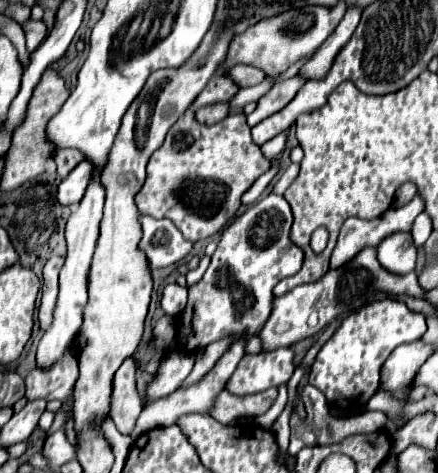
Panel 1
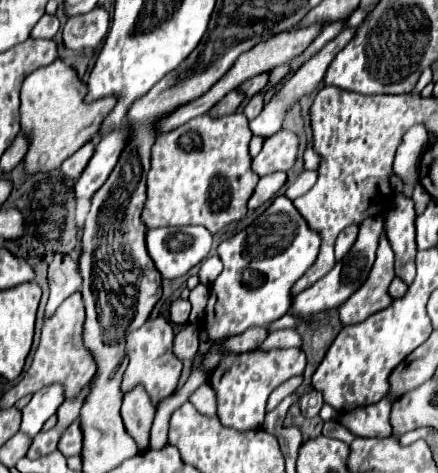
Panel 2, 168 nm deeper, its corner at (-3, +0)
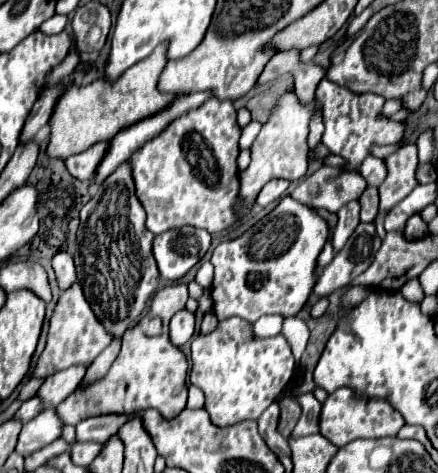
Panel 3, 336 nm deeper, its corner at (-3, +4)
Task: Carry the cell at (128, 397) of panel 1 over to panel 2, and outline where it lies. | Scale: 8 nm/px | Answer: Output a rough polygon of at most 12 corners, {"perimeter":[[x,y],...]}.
{"perimeter":[[144,386],[124,394],[122,420],[140,450],[148,448],[154,412]]}

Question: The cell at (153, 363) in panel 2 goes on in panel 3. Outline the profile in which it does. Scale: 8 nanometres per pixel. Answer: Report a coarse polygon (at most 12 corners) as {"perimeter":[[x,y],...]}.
{"perimeter":[[186,284],[158,290],[106,376],[56,408],[92,414],[186,408],[189,365],[166,338]]}

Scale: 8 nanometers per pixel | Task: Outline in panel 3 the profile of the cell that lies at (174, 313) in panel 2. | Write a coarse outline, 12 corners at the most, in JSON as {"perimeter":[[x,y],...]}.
{"perimeter":[[180,310],[170,320],[170,342],[184,346],[194,334],[194,316]]}

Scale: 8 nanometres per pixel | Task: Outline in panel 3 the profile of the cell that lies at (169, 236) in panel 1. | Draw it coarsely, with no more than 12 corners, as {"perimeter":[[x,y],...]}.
{"perimeter":[[184,226],[154,238],[160,276],[180,280],[210,246],[210,234]]}

